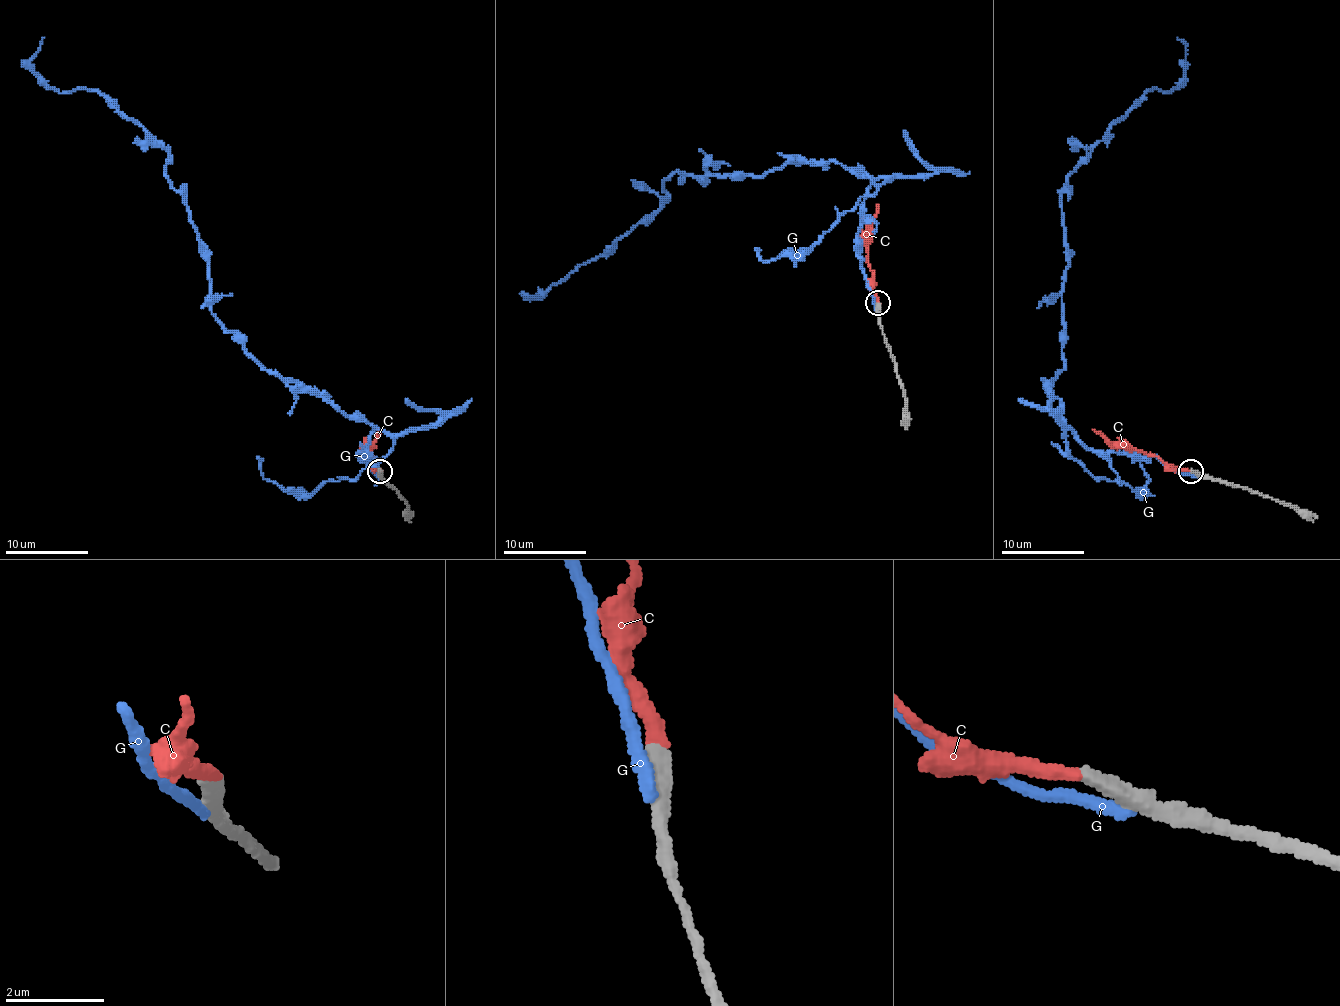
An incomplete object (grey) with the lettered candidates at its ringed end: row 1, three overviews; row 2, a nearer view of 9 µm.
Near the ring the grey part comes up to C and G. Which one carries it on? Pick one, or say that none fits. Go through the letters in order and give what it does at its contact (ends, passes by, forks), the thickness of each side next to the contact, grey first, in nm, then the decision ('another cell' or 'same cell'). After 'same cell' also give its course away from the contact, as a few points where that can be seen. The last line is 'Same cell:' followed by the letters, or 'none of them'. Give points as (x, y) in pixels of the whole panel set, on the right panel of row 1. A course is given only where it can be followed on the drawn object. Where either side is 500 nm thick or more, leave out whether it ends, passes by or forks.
C: it ends | 380/300 nm | same cell | via (1191, 470), (1171, 468), (1150, 454), (1111, 446), (1092, 429)
G: it ends | 480/280 nm | another cell
Same cell: C

